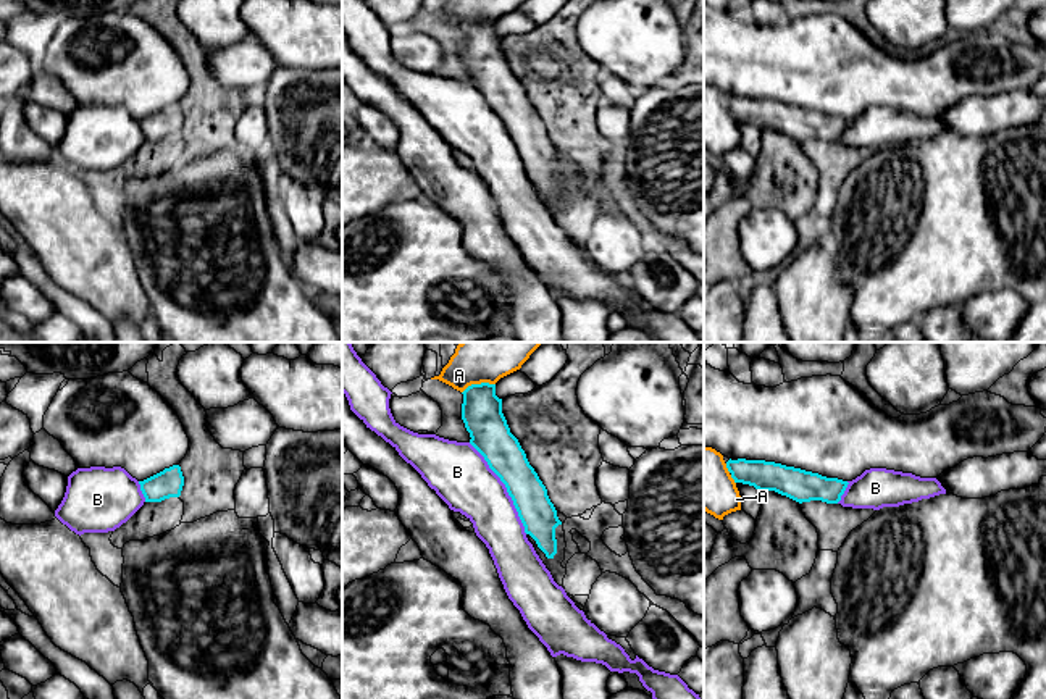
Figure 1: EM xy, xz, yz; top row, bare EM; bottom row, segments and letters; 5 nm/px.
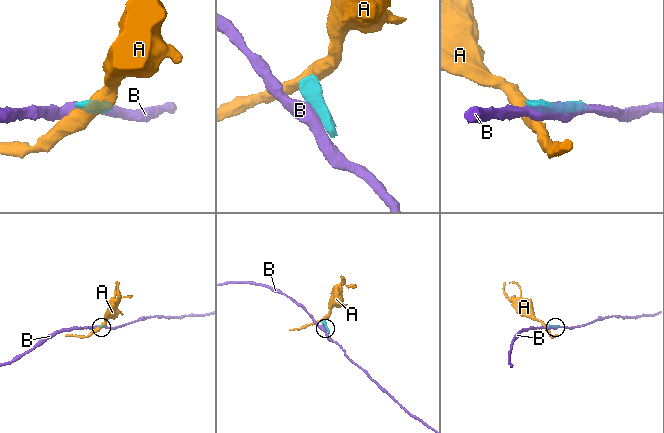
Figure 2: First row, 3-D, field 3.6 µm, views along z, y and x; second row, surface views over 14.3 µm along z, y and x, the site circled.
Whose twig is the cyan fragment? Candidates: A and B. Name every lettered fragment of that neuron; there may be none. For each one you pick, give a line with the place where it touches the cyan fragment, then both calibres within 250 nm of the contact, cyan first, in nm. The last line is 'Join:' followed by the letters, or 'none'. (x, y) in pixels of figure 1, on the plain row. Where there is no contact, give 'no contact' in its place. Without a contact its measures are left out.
Join: none

